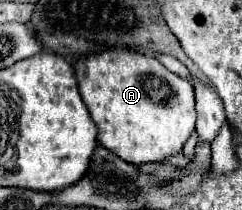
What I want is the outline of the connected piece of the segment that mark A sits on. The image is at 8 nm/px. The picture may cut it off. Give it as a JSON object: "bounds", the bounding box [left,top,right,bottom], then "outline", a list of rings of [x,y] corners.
{"bounds":[73,49,197,165],"outline":[[[111,49],[101,51],[87,59],[79,59],[73,67],[79,79],[81,97],[89,109],[91,119],[99,129],[97,133],[99,145],[103,145],[117,157],[123,157],[123,161],[131,161],[133,165],[165,161],[167,157],[179,153],[185,147],[191,133],[195,131],[197,111],[193,87],[179,75],[165,69],[155,57],[127,49]]]}

